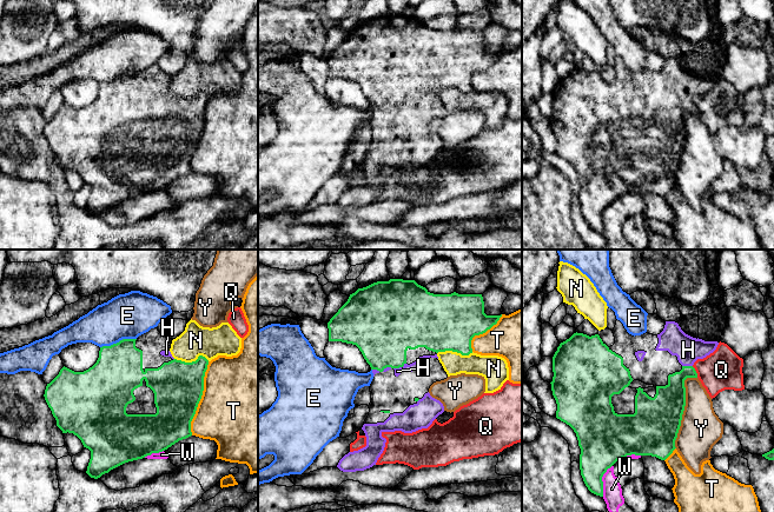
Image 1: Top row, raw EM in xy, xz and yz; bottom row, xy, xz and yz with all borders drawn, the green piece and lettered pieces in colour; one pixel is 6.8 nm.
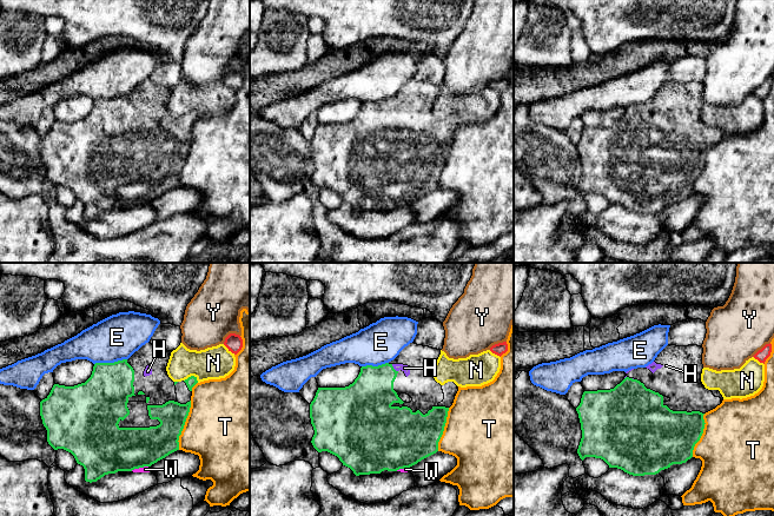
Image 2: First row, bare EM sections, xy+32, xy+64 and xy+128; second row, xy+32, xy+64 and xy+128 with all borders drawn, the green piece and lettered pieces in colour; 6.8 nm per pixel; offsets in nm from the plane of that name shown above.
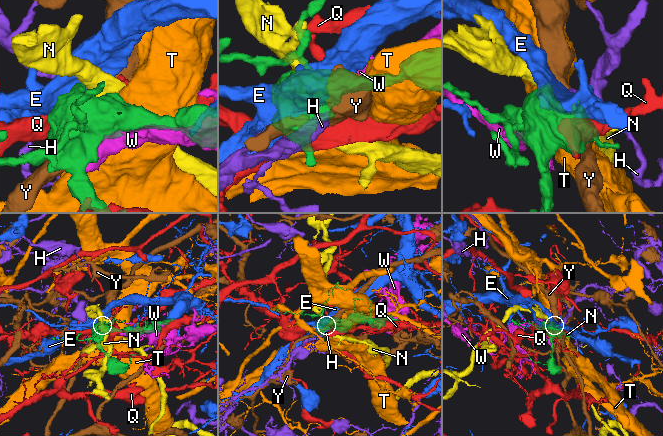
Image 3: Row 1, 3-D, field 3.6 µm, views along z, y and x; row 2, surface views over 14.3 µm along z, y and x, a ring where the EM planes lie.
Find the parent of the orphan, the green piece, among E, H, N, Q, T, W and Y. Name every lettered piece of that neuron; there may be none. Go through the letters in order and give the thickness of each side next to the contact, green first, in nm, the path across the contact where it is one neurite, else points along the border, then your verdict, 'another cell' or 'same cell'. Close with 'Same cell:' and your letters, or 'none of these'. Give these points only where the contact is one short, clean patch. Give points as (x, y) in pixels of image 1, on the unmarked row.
E: 320 nm thick on the green side, 300 nm on the other; border along xy (136, 74), (123, 74), (100, 84); another cell
H: 190 nm thick on the green side, 180 nm on the other; same cell
N: 340 nm thick on the green side, 220 nm on the other; border along xy (174, 94), (193, 98), (204, 92), (209, 97); another cell
Q: 200 nm thick on the green side, 280 nm on the other; another cell
T: 340 nm thick on the green side, 500 nm on the other; another cell
W: 300 nm thick on the green side, 130 nm on the other; another cell
Y: 340 nm thick on the green side, 280 nm on the other; another cell
Same cell: H

